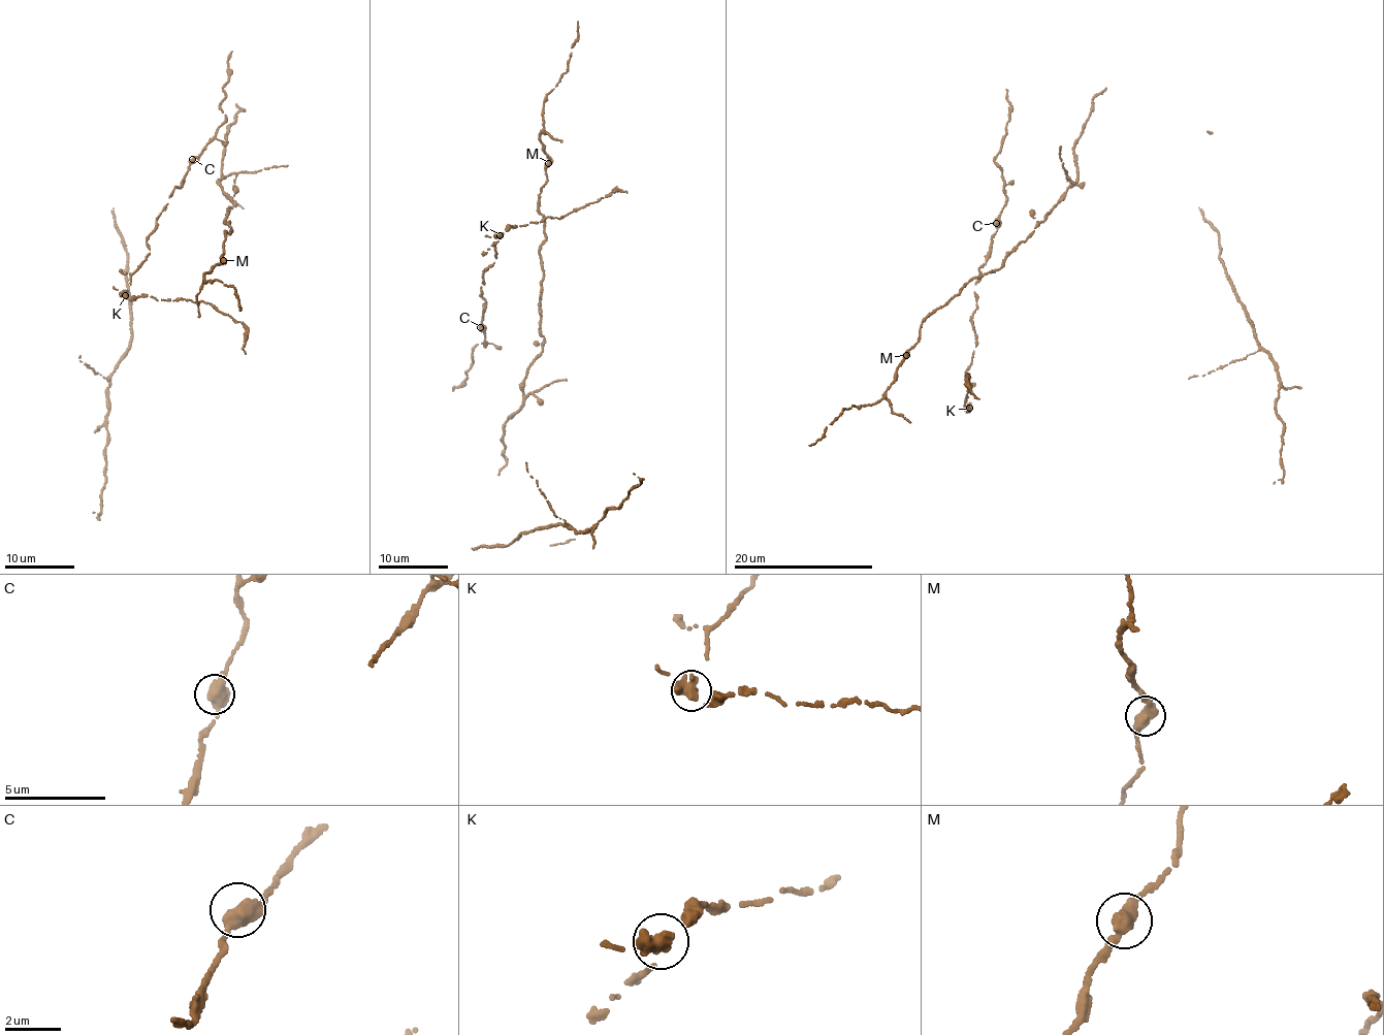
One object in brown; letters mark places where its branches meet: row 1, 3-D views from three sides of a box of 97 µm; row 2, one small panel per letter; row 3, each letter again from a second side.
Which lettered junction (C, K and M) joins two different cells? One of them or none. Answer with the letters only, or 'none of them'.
K

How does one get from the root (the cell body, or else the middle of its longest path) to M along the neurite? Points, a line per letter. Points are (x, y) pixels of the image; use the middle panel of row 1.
M: (504, 429), (508, 417), (523, 406), (523, 381), (545, 341), (539, 253), (546, 236), (539, 200), (548, 163)

